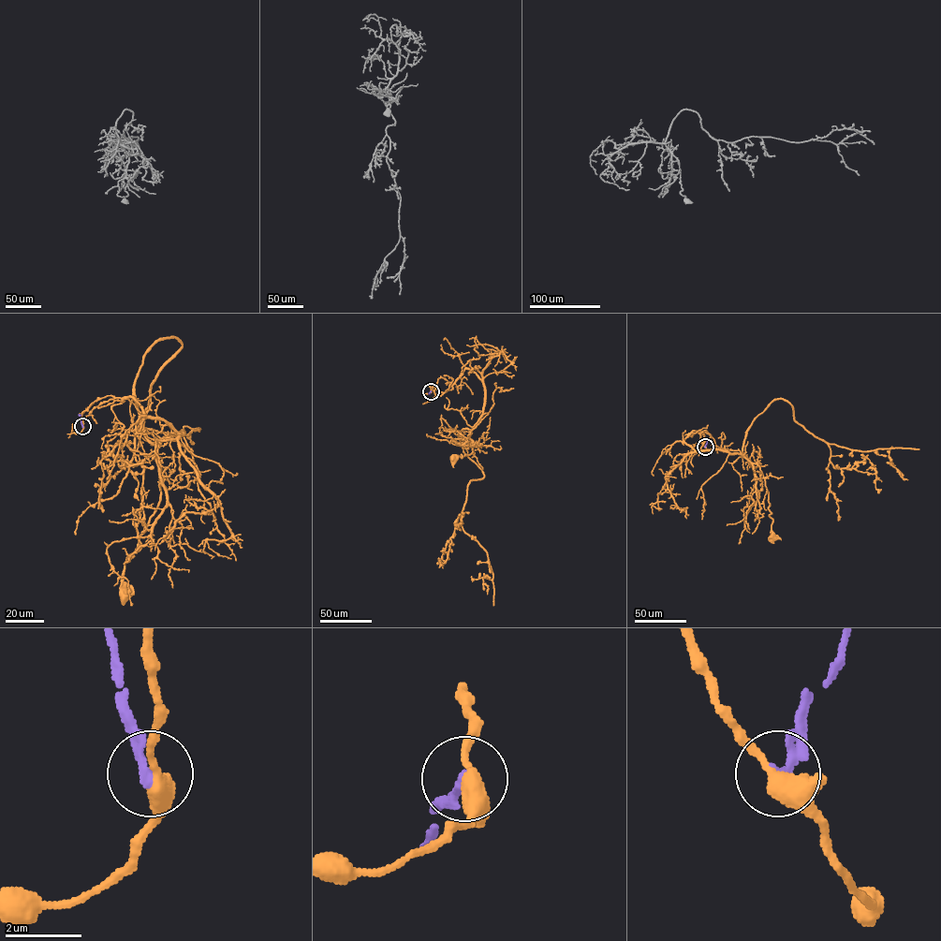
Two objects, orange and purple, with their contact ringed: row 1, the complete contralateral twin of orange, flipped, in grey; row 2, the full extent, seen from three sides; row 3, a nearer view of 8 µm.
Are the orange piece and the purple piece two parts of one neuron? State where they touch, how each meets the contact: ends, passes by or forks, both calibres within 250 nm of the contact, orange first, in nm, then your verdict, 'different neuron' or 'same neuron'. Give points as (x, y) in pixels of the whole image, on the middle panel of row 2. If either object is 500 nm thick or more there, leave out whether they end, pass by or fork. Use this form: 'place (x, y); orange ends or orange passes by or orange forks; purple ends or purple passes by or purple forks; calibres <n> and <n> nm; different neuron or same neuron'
place (431, 391); orange forks; purple ends; calibres 360 and 280 nm; different neuron

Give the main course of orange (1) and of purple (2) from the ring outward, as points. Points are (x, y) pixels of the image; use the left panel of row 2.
1: (82, 426), (81, 413), (112, 395), (183, 432), (156, 445), (160, 499), (125, 562), (124, 595)
2: (82, 426), (79, 414)

